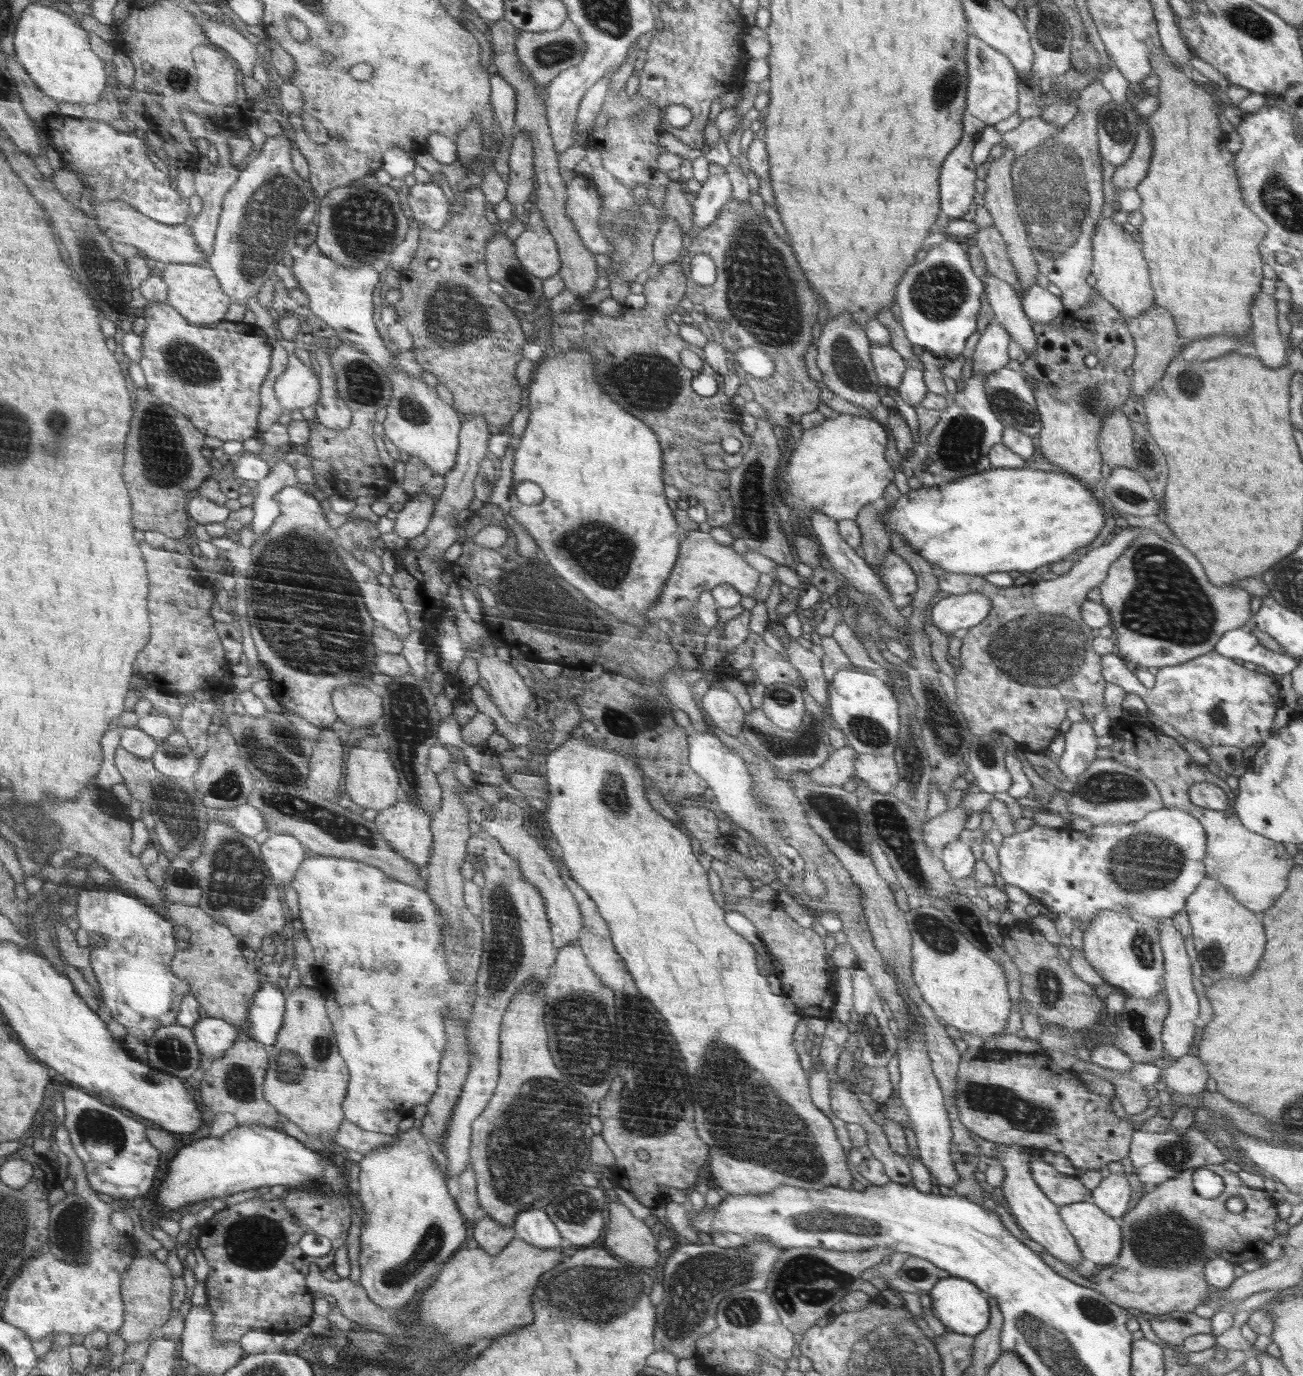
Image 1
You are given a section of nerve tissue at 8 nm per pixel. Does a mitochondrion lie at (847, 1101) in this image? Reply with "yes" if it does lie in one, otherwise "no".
no

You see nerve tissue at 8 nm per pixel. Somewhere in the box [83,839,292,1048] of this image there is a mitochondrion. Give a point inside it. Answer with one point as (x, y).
(184, 879)

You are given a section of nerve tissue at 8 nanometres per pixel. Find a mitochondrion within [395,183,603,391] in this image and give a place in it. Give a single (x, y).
(454, 316)

